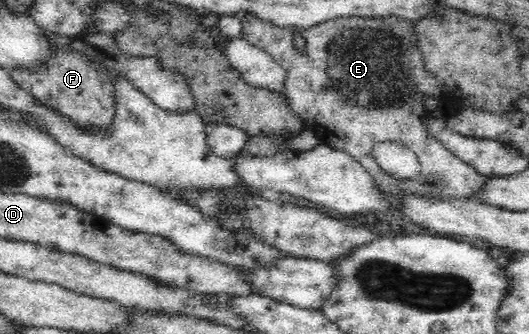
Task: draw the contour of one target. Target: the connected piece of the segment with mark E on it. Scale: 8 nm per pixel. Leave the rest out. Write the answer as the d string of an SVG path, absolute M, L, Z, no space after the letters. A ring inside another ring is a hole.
M241 16L241 22L243 25L242 38L257 46L258 48L264 49L276 62L281 63L282 67L285 68L287 72L286 80L286 92L287 96L290 97L288 100L289 109L298 118L302 119L303 126L306 130L310 130L315 133L319 138L320 142L326 143L334 148L339 148L340 150L346 151L348 154L352 155L356 161L362 163L364 168L375 176L376 182L379 184L380 190L385 193L396 196L423 196L427 200L448 200L448 199L474 199L479 200L480 192L487 188L489 175L485 175L474 168L472 165L465 163L460 160L457 156L454 156L452 152L446 150L433 136L425 129L424 123L424 111L426 110L426 104L424 103L424 96L435 96L437 99L440 98L441 94L446 92L446 87L443 86L436 80L433 76L430 76L426 71L423 70L423 60L419 50L416 46L416 37L414 37L414 24L407 23L406 25L398 25L397 19L380 19L380 18L367 18L361 19L358 17L332 20L332 24L320 24L320 28L310 28L310 30L304 30L304 32L293 32L290 29L280 29L277 27L272 27L272 25L265 24L264 22L257 19L255 16ZM385 140L400 142L406 148L415 152L420 159L420 164L422 165L422 170L418 174L418 178L414 180L398 180L397 178L392 178L389 174L386 174L380 167L379 164L374 160L372 154L372 147L377 142L382 142Z

